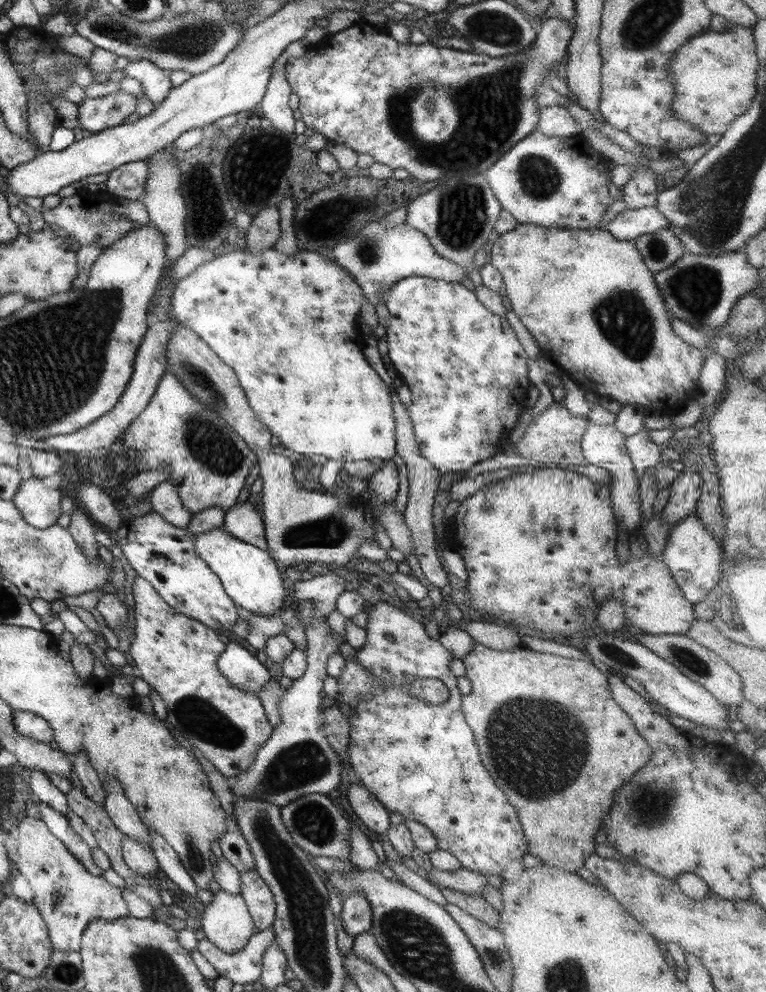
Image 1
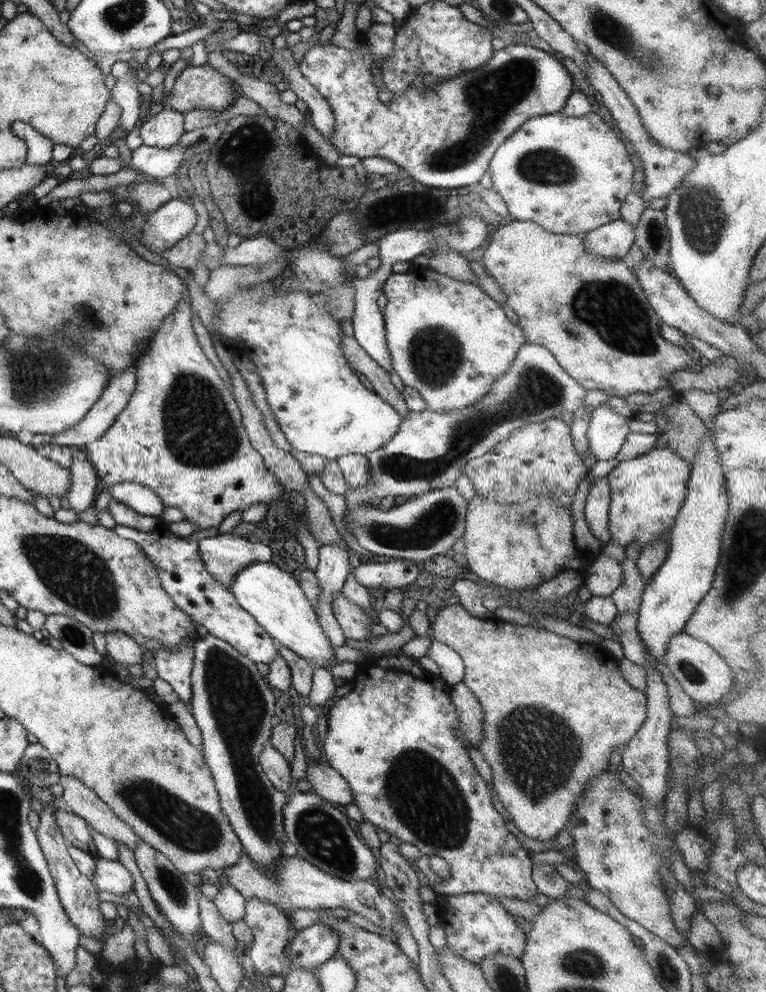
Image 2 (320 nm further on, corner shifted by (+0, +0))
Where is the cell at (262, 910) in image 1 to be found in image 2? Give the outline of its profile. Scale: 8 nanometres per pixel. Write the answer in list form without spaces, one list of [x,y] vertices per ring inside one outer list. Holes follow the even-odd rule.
[[[251,899],[245,902],[243,922],[252,930],[253,942],[247,956],[253,968],[263,976],[283,976],[286,969],[286,958],[283,955],[284,946],[288,944],[290,930],[285,912],[265,900]]]

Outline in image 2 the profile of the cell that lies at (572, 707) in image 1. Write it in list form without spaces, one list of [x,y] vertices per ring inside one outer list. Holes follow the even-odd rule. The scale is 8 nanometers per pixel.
[[[459,603],[445,604],[438,611],[430,613],[431,626],[429,637],[431,640],[443,643],[459,656],[464,664],[462,683],[476,696],[482,708],[484,730],[483,740],[480,740],[477,750],[481,752],[485,762],[490,766],[492,786],[503,808],[509,813],[513,825],[523,833],[523,836],[538,840],[539,844],[549,845],[555,840],[558,832],[567,824],[569,816],[574,809],[574,803],[583,787],[591,777],[598,775],[616,758],[624,744],[635,734],[646,717],[646,698],[644,693],[631,688],[621,676],[618,661],[609,654],[608,650],[599,644],[574,641],[567,637],[557,636],[539,626],[518,626],[496,619],[480,619],[470,616]]]

